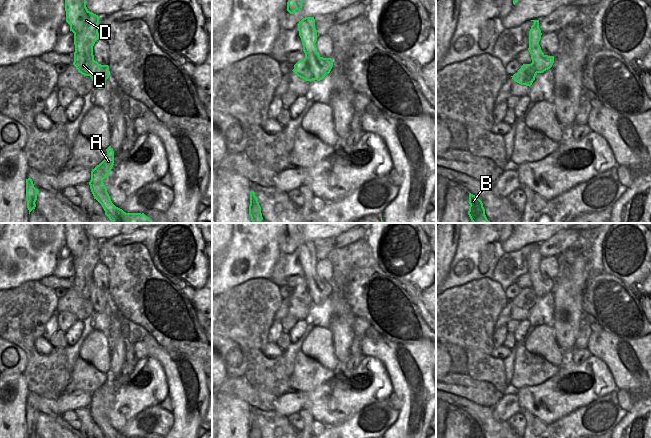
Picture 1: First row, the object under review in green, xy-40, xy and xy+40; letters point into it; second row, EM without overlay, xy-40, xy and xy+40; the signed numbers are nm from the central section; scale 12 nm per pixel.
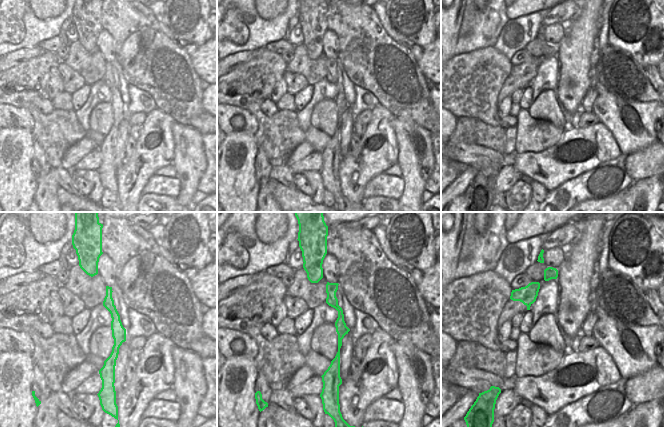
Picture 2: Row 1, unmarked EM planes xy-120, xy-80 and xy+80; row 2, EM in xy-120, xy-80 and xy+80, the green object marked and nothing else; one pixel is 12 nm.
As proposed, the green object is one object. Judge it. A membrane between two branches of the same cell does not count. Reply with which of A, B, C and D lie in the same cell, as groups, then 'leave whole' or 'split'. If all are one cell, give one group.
groups A / B C D; split

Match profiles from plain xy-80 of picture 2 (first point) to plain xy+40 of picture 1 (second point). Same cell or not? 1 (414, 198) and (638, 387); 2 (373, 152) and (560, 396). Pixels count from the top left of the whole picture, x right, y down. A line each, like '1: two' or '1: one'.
1: one
2: one

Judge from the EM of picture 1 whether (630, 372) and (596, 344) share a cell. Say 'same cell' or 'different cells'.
same cell

